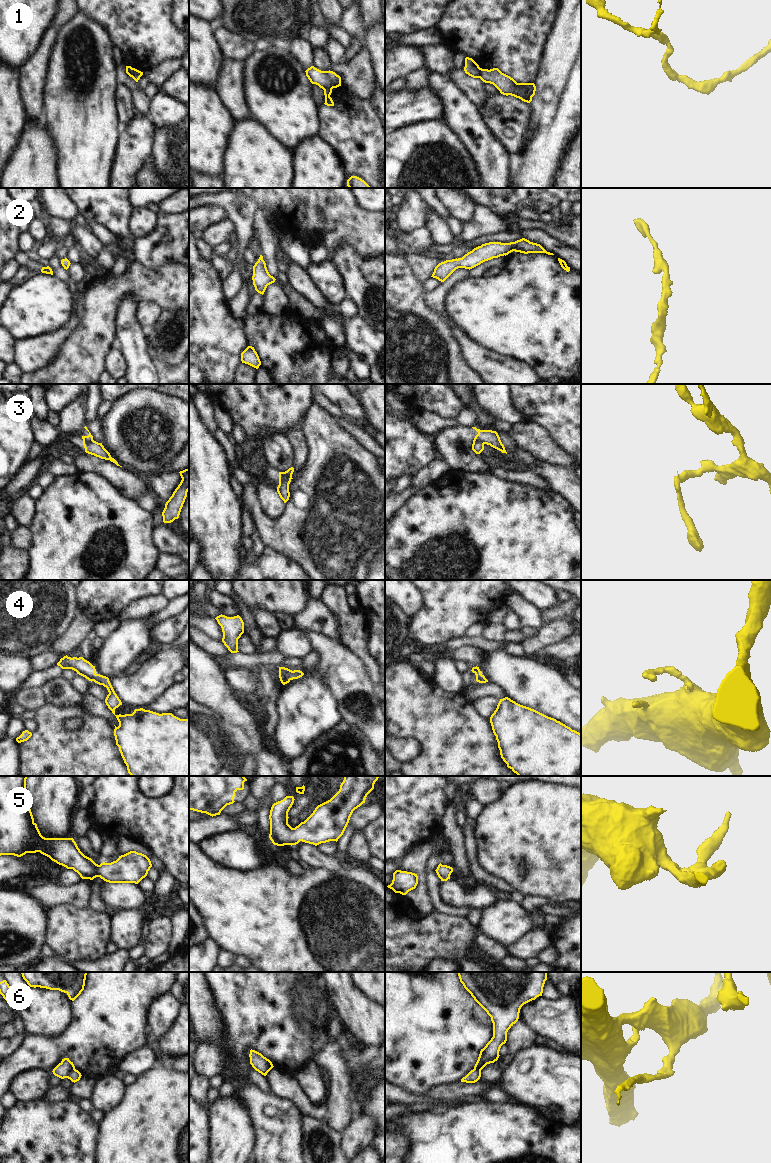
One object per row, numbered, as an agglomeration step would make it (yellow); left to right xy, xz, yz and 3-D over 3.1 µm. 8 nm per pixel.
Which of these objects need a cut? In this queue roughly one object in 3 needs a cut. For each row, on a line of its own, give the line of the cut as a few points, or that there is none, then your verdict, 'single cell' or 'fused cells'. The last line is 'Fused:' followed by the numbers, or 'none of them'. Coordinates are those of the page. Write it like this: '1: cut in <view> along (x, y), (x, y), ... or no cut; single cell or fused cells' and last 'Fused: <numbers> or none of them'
1: cut in yz along (482, 69), (478, 77); fused cells
2: no cut; single cell
3: cut in yz along (473, 441), (484, 443); fused cells
4: no cut; single cell
5: no cut; single cell
6: cut in xy along (74, 1067), (66, 1077); fused cells
Fused: 1, 3, 6

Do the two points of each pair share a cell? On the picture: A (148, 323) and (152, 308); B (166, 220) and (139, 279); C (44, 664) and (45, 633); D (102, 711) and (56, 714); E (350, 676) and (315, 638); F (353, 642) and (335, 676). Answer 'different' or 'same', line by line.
A: same
B: different
C: different
D: different
E: same
F: different

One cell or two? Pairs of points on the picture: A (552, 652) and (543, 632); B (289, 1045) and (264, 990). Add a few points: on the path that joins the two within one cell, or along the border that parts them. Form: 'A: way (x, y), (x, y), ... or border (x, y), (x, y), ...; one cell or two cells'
A: border (570, 635), (559, 642), (544, 647), (539, 652); two cells
B: way (279, 1031), (266, 1018), (266, 1004); one cell

